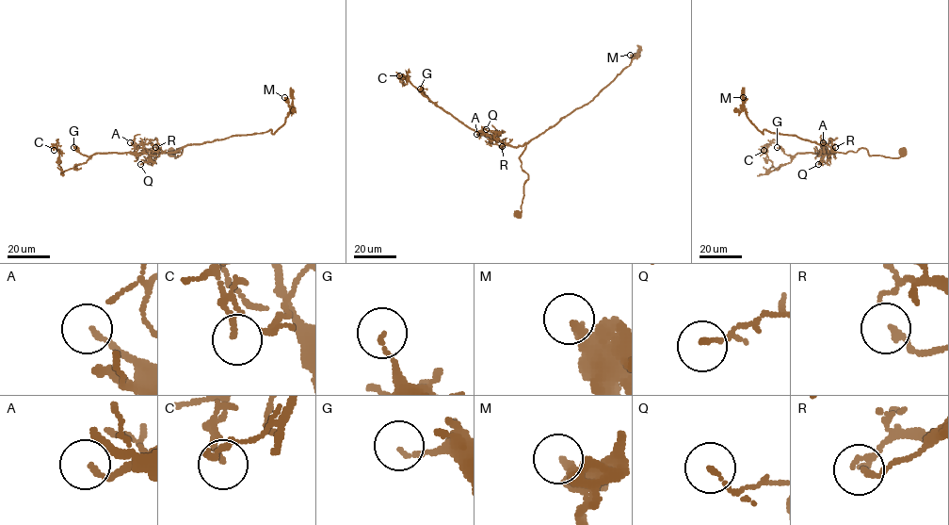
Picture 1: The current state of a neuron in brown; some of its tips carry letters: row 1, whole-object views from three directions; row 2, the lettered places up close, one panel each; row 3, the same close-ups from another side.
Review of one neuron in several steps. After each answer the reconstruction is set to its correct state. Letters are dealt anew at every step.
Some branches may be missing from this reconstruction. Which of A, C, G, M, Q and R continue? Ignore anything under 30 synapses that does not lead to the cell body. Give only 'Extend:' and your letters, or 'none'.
Extend: none

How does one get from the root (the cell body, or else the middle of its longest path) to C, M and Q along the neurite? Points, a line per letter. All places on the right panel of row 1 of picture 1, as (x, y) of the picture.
C: (902, 152), (898, 157), (870, 155), (863, 148), (797, 153), (769, 172), (767, 144), (764, 150)
M: (902, 152), (898, 157), (870, 155), (863, 148), (832, 152), (796, 135), (762, 134), (747, 117), (743, 97)
Q: (902, 152), (890, 157), (870, 155), (863, 148), (845, 153), (831, 150), (835, 152), (818, 164)

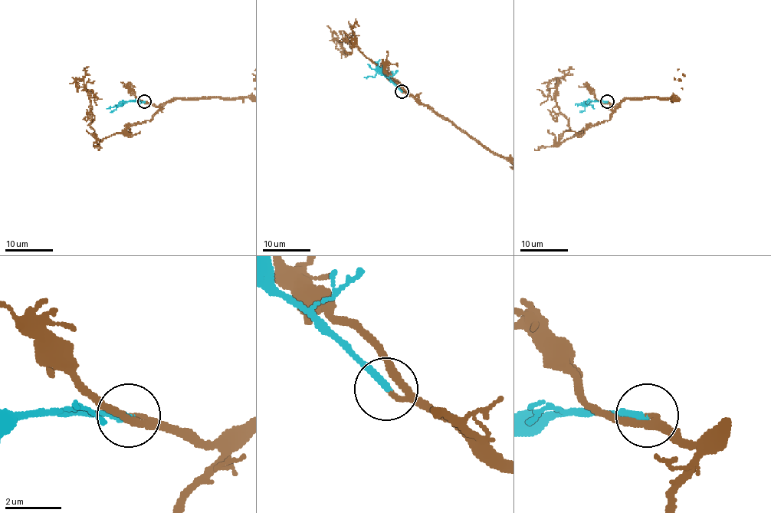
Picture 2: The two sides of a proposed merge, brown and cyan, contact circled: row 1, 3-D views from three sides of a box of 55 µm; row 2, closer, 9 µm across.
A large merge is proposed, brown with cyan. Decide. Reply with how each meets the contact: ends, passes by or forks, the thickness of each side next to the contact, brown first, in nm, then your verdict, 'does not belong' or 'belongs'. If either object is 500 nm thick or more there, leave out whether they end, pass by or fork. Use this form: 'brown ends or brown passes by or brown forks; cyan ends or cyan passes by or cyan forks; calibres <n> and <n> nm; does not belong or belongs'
brown passes by; cyan ends; calibres 110 and 280 nm; belongs

